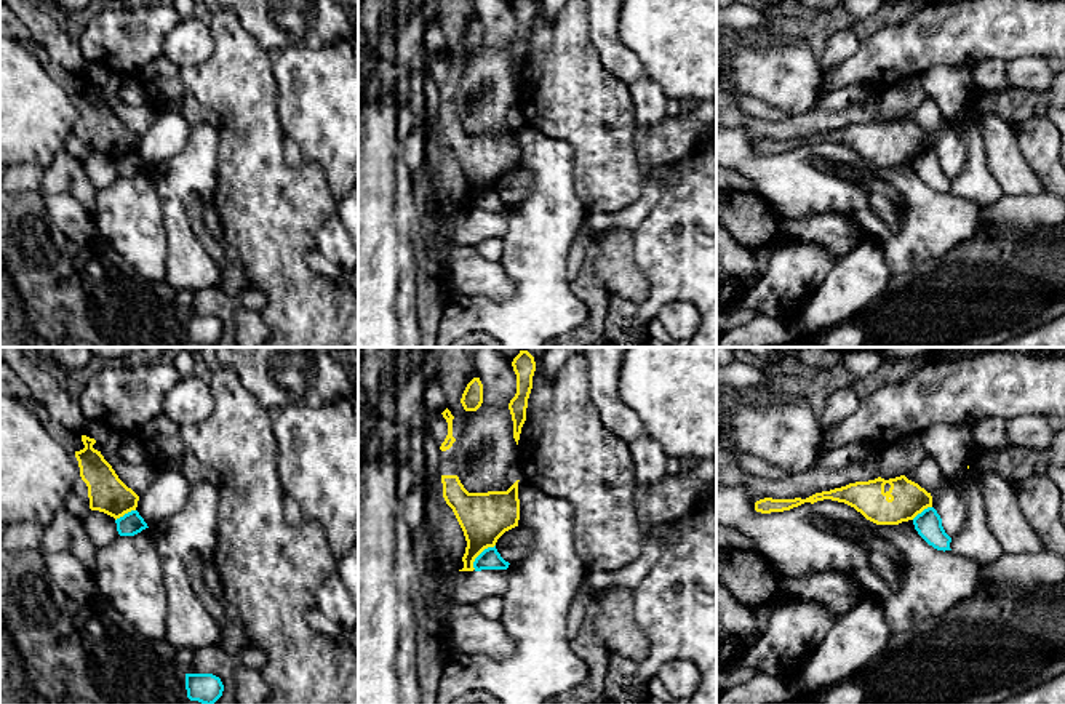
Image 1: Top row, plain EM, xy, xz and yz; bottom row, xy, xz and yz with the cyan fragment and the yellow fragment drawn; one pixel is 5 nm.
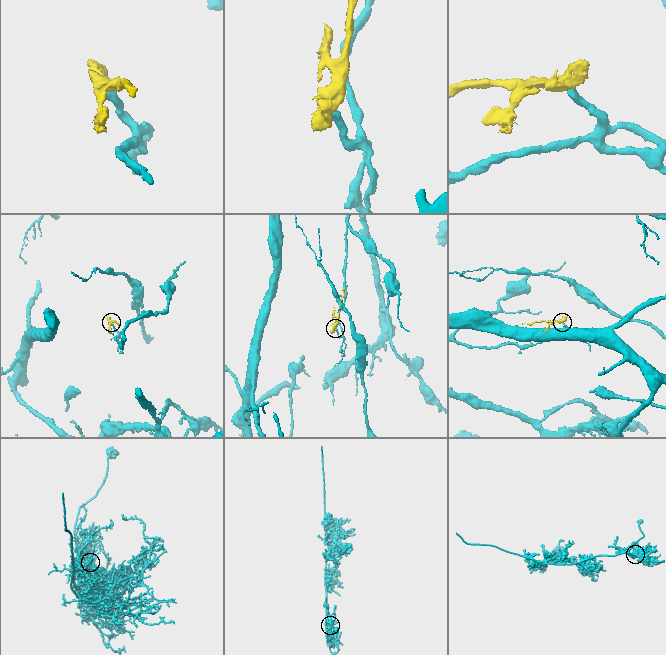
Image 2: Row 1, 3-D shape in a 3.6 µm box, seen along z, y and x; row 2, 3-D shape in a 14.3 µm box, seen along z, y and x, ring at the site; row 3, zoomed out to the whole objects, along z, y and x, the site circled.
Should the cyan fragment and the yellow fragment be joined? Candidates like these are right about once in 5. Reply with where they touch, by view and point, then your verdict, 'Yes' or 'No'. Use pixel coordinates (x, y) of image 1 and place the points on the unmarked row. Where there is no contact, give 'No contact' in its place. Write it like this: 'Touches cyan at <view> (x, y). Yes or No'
Touches cyan at xz (480, 196). No

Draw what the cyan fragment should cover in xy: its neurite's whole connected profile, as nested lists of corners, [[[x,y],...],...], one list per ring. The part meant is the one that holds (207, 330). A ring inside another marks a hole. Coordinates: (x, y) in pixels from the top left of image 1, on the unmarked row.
[[[185,315],[185,331],[190,342],[213,347],[222,338],[224,326],[213,315]]]

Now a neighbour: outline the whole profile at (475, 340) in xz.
[[[477,331],[453,342],[451,347],[502,347],[493,336]]]

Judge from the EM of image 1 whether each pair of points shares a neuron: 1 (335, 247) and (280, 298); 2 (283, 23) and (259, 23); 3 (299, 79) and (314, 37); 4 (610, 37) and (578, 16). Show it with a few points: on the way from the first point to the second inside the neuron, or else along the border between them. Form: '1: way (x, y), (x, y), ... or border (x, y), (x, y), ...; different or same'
1: border (335, 215), (319, 231), (315, 248); different
2: way (277, 23), (266, 23); same
3: border (341, 40), (317, 48), (285, 47), (274, 55); different
4: border (587, 16), (587, 34), (602, 60); different

